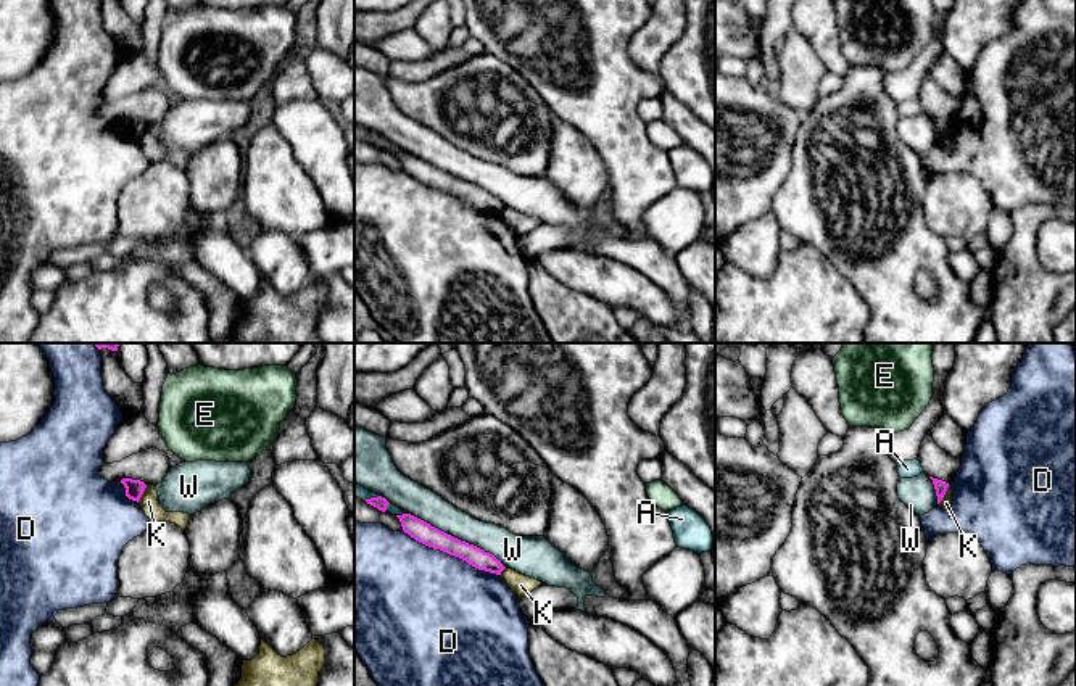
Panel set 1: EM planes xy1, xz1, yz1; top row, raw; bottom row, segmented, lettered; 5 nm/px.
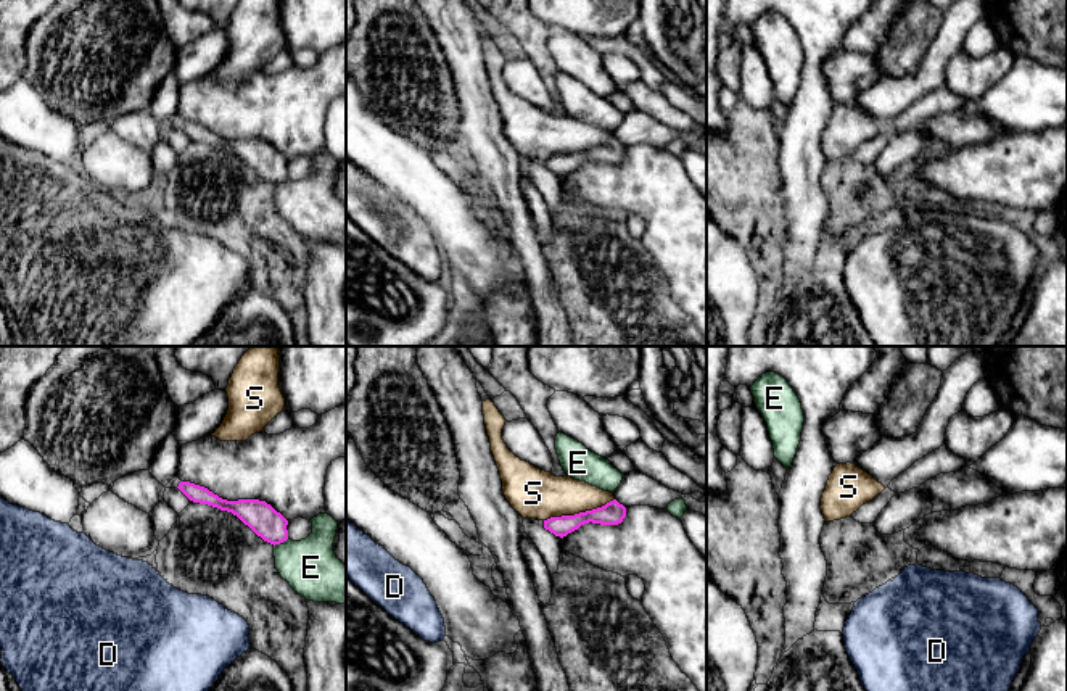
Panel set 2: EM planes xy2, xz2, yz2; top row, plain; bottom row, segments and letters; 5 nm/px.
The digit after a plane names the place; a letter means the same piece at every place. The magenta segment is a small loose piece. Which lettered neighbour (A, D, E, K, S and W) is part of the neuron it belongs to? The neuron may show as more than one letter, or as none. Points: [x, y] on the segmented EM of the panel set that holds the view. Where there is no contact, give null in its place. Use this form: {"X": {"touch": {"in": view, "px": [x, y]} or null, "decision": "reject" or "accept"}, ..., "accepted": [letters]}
{"A": {"touch": {"in": "xz1", "px": [371, 498]}, "decision": "reject"}, "D": {"touch": {"in": "xz1", "px": [451, 554]}, "decision": "reject"}, "E": {"touch": {"in": "xy2", "px": [280, 542]}, "decision": "reject"}, "K": {"touch": {"in": "yz1", "px": [944, 493]}, "decision": "reject"}, "S": {"touch": {"in": "xz2", "px": [580, 513]}, "decision": "reject"}, "W": {"touch": {"in": "xz1", "px": [456, 538]}, "decision": "reject"}, "accepted": []}

